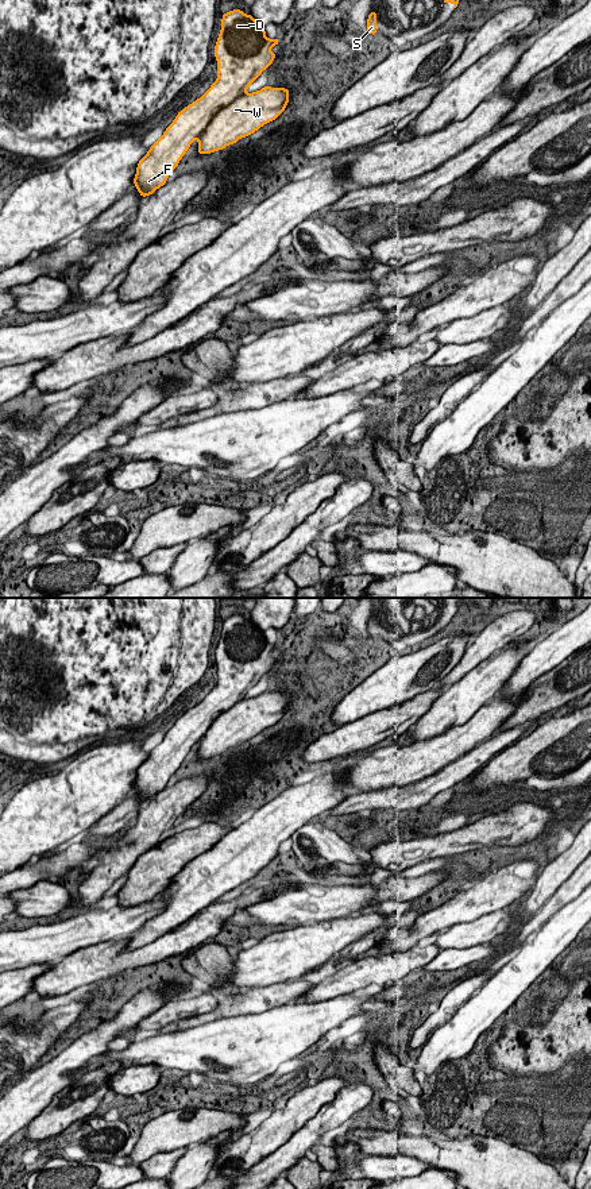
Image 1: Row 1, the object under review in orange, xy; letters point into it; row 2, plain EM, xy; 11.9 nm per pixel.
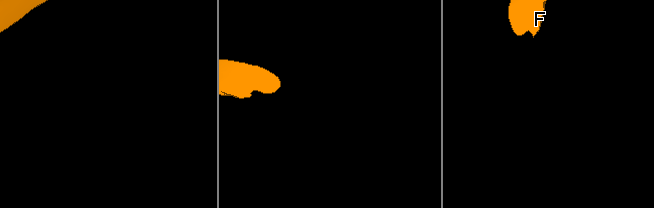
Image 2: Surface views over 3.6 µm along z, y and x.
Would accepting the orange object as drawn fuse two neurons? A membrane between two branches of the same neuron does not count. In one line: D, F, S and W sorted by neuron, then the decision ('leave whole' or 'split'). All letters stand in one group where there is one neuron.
D F S W | leave whole

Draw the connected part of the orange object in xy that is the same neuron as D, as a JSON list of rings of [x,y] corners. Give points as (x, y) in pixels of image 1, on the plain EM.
[[[240,614],[223,619],[221,636],[215,651],[217,684],[198,704],[178,717],[162,742],[150,752],[138,768],[134,788],[142,802],[150,800],[166,788],[170,777],[177,772],[194,744],[198,745],[198,758],[210,758],[236,748],[239,742],[251,740],[283,717],[290,695],[264,691],[258,696],[246,698],[247,692],[277,661],[270,656],[274,649],[279,649],[279,642],[267,644],[264,632],[251,619],[246,619]]]

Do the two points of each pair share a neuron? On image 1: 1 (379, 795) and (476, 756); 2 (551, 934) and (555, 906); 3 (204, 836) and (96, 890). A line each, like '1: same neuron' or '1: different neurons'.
1: same neuron
2: different neurons
3: different neurons

